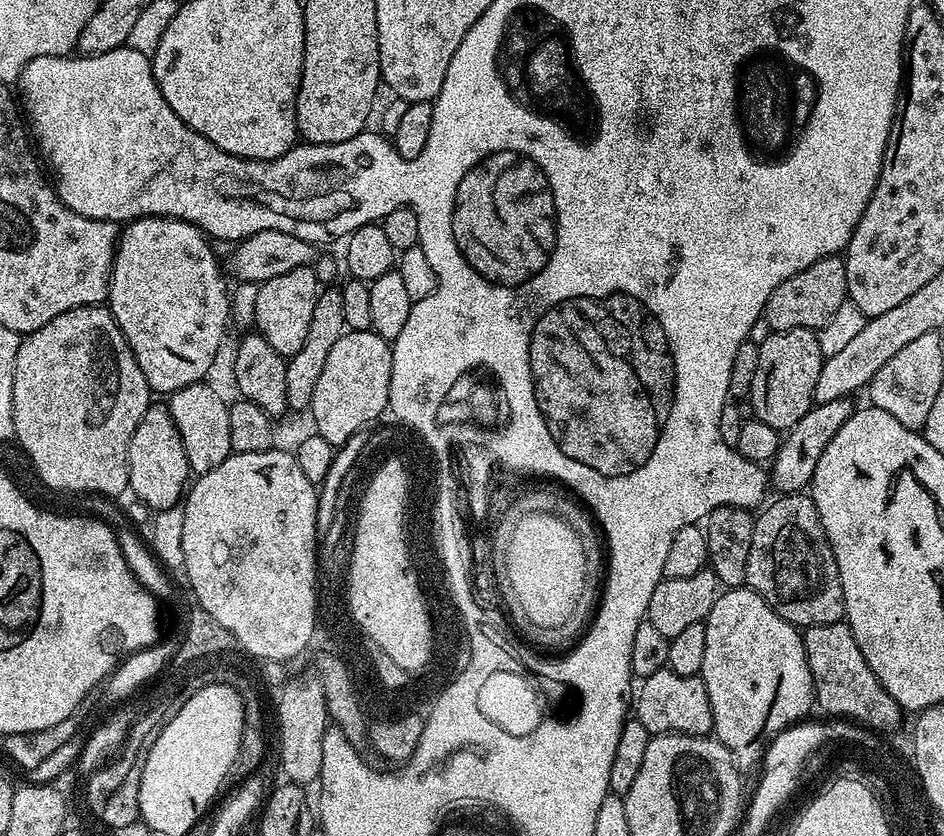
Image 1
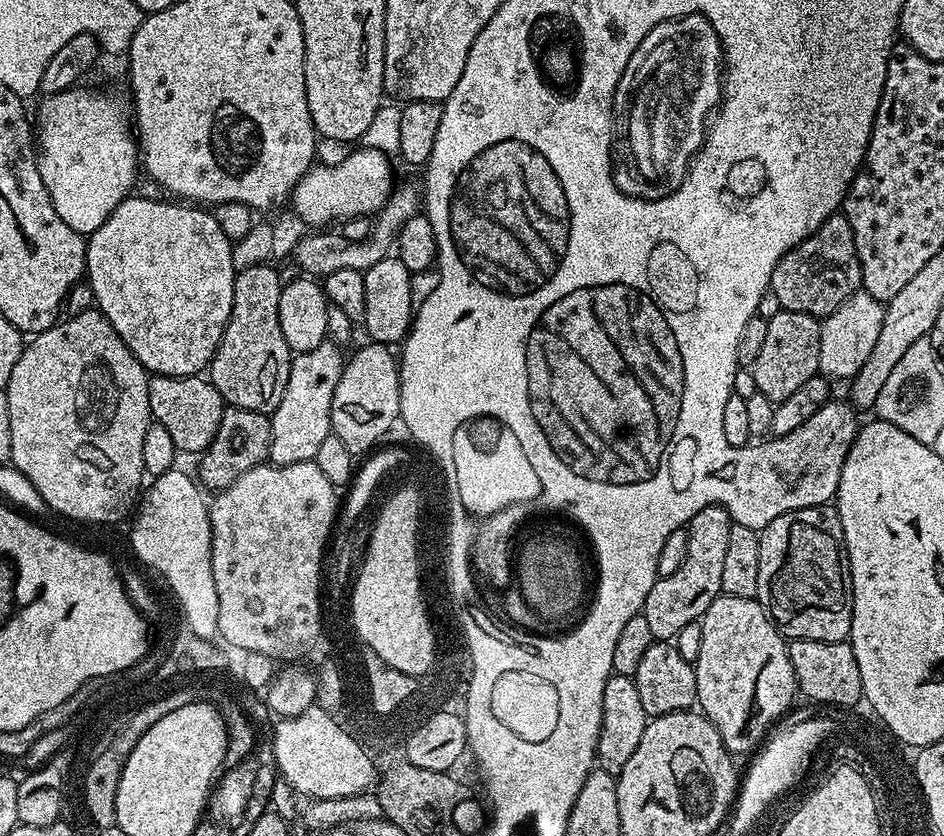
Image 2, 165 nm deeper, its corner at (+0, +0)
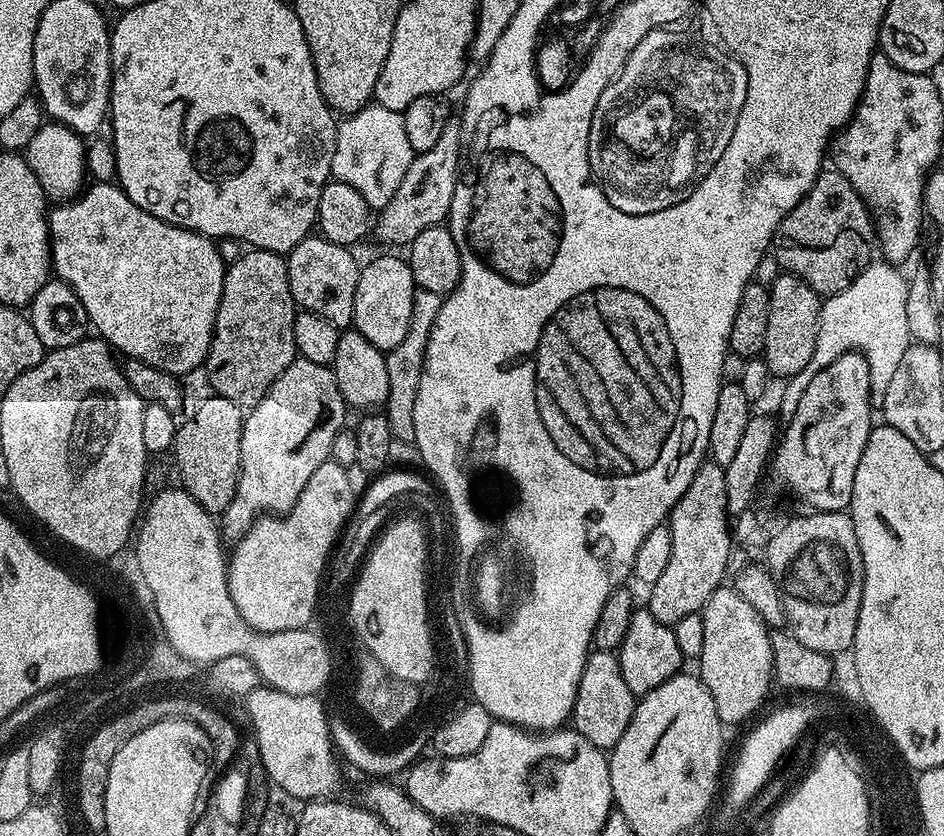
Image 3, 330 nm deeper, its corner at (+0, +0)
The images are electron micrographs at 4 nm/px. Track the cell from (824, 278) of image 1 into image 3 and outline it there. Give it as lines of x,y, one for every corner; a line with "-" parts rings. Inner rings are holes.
824,170
816,177
814,186
802,202
798,202
798,206
794,206
794,210
790,210
776,228
770,252
776,255
787,275
802,278
821,297
827,298
846,290
856,275
873,263
876,243
872,213
854,186
850,186
840,172

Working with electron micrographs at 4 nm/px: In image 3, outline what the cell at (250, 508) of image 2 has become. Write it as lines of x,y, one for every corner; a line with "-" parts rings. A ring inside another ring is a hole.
329,458
314,470
306,490
287,514
259,517
235,541
230,552
228,589
238,614
254,630
293,628
308,619
312,609
316,575
332,536
345,531
344,522
353,517
358,492
352,489
349,469

